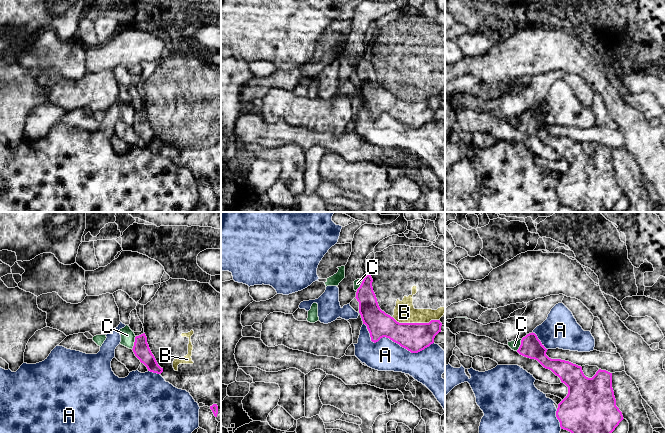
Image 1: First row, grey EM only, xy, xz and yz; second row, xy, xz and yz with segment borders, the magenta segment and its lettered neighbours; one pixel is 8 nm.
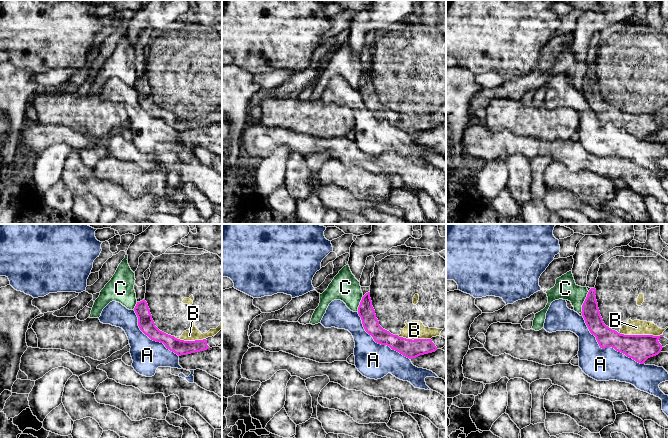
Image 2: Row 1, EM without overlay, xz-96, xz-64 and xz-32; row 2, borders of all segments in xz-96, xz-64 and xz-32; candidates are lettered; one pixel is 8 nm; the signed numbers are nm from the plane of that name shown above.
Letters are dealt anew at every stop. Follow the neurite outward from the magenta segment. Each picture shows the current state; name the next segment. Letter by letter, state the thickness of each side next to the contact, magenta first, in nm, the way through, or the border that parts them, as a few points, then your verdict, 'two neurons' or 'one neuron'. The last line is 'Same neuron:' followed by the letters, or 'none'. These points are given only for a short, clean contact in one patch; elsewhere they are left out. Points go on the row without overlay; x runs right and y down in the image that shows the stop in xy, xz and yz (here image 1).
A: calibres 240 and 260 nm; two neurons
B: calibres 240 and 170 nm; one neuron
C: calibres 130 and 110 nm; border xy (136, 112), (132, 125); two neurons
Same neuron: B

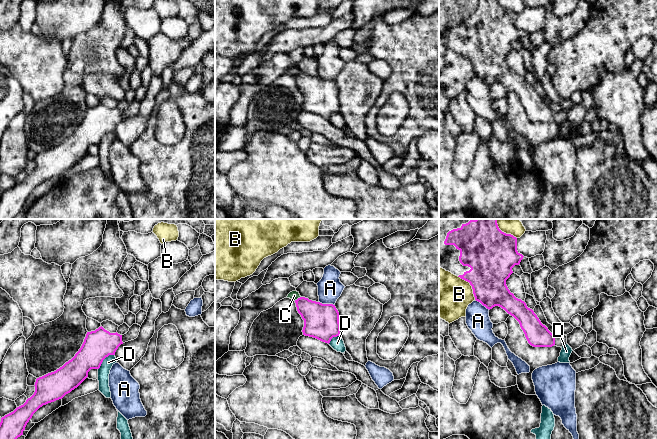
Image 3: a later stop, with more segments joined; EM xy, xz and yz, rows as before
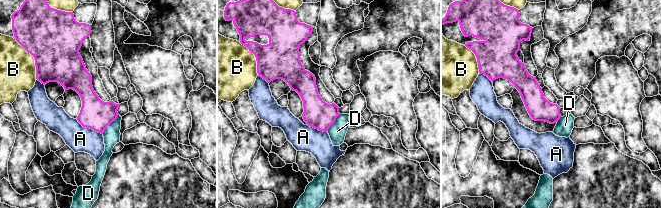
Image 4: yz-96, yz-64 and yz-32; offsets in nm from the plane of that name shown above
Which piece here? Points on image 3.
A: calibres 280 and 200 nm; two neurons
B: calibres 360 and 380 nm; two neurons
C: calibres 280 and 80 nm; two neurons
D: calibres 240 and 100 nm; border xy (114, 130), (109, 130), (98, 145); two neurons
Same neuron: none

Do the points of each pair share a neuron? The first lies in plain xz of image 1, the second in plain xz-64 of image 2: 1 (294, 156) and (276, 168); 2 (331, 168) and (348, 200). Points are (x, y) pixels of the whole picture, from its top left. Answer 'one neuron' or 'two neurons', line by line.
1: two neurons
2: two neurons

